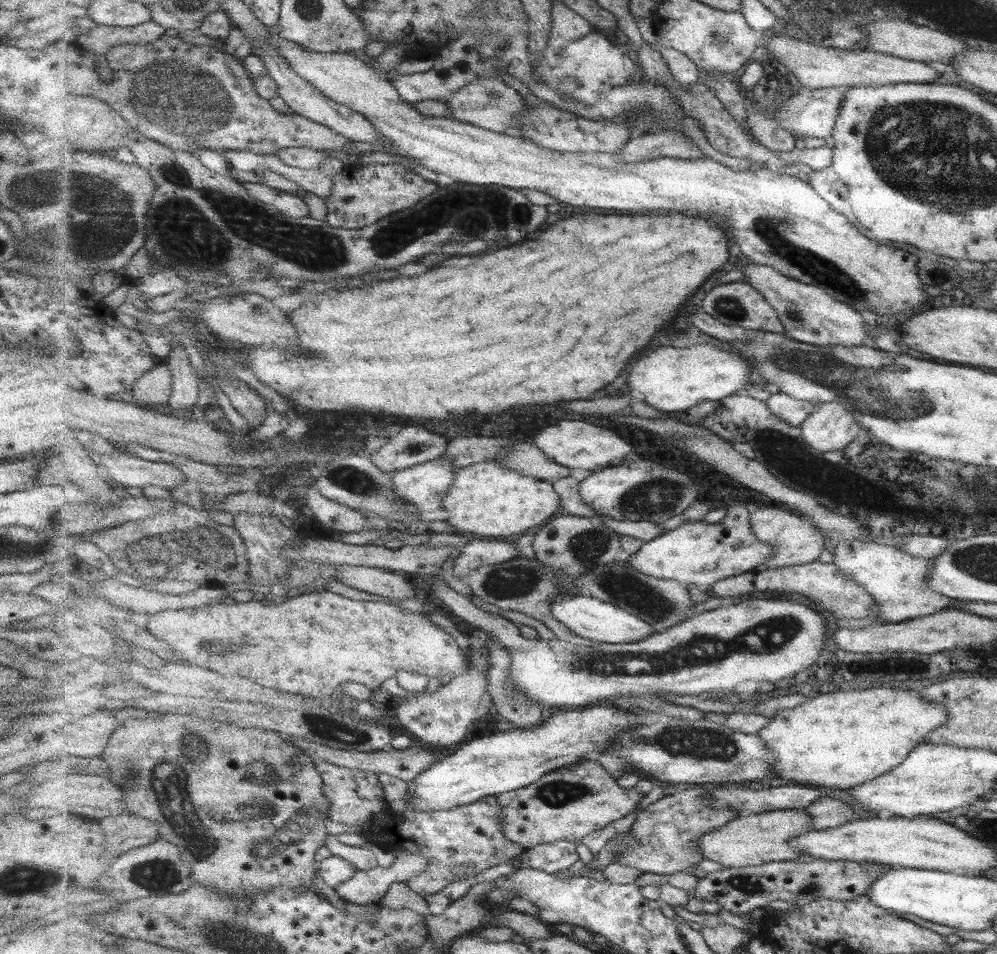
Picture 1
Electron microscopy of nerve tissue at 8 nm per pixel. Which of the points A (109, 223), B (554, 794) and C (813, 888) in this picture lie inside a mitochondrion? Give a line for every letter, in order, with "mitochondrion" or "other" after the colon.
A: mitochondrion
B: mitochondrion
C: mitochondrion

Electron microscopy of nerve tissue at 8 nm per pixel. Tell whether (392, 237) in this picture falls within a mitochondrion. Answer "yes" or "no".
yes

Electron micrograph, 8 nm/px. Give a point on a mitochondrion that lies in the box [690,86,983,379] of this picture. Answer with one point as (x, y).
(772, 232)

